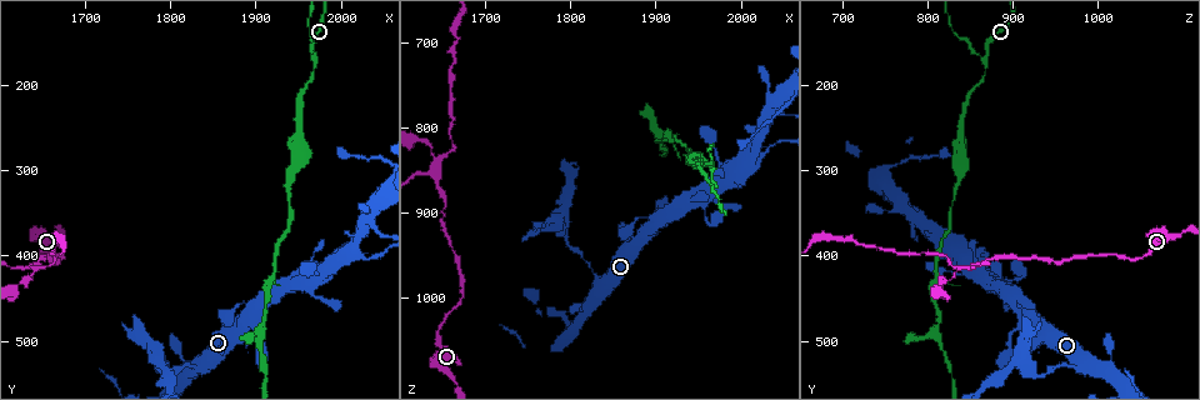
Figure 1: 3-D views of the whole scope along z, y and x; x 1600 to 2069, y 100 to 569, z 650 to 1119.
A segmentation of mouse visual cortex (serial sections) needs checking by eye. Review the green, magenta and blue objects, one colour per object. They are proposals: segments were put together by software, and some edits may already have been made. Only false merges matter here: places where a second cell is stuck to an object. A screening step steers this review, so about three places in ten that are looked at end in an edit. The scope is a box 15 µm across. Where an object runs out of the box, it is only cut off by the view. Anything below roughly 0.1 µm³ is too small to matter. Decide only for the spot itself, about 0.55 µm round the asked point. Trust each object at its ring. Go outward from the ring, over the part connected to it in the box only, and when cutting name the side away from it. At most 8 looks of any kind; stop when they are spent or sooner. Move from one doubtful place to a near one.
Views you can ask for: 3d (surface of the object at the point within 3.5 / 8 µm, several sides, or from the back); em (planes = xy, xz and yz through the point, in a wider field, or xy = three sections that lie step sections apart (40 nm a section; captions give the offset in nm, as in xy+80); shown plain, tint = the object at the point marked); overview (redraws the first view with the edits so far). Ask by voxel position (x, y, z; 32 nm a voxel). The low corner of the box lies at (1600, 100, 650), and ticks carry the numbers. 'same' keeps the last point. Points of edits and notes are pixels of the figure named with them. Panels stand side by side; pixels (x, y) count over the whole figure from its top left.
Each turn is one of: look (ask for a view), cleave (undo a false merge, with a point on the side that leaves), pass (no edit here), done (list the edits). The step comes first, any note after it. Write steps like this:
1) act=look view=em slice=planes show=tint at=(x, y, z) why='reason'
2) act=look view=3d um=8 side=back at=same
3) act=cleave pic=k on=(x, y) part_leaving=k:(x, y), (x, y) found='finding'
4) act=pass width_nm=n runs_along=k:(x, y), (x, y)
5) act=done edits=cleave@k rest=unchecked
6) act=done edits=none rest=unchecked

act=look view=3d um=8 at=(1970, 170, 870) why='arms part here'

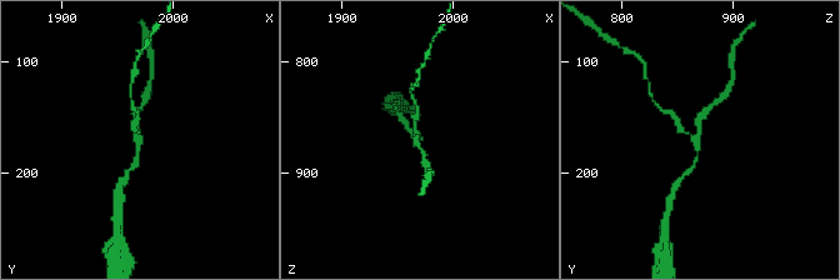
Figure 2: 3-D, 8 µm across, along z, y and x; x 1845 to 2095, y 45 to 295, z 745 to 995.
act=look view=em slice=xy step=1 show=tint at=(1972, 168, 868)

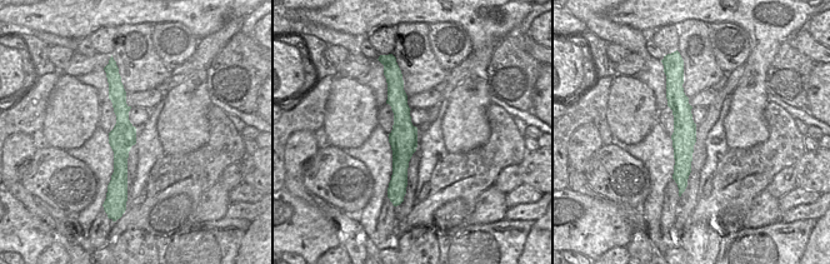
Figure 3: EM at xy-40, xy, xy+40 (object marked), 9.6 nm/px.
act=cleave pic=2 on=(676, 120) part_leaving=2:(690, 136), (654, 100) found='a second cell is stuck on'

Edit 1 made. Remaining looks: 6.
act=look view=overview

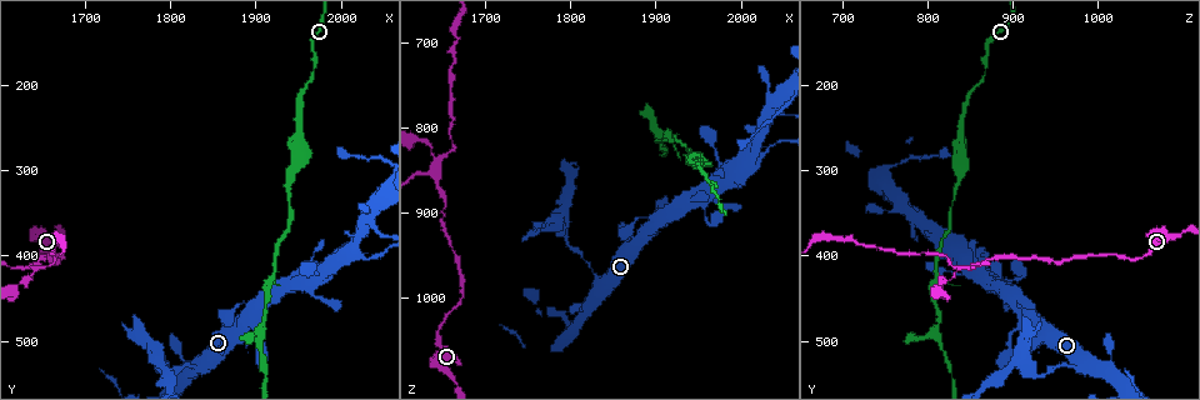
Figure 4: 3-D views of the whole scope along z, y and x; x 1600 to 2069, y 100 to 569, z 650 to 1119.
act=look view=3d um=3.5 at=(1950, 435, 890) why='a narrow waist'

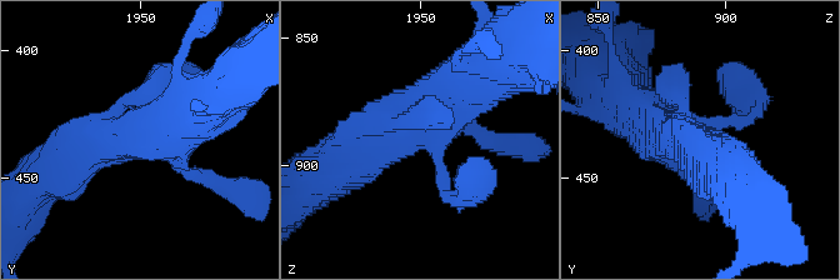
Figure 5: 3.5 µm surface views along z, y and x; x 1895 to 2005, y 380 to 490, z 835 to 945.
act=look view=em slice=xy step=5 show=tint at=(1948, 435, 887)

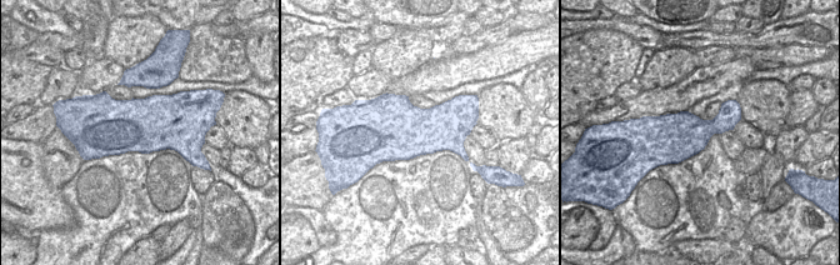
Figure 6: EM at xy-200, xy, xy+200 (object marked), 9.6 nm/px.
act=pass runs_along=5:(335, 164), (409, 109), (466, 80) found='one cell here'

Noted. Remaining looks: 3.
act=look view=3d um=3.5 side=back at=(2025, 400, 830) why='thin arm on a thick one'

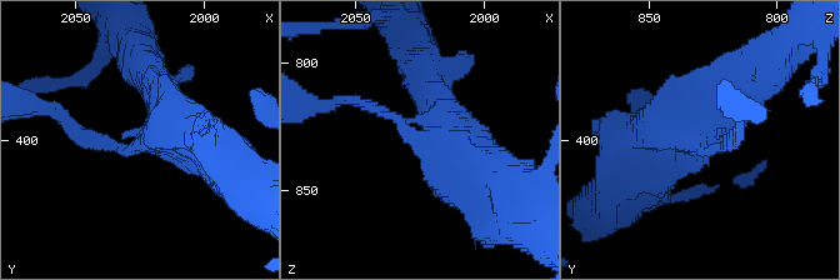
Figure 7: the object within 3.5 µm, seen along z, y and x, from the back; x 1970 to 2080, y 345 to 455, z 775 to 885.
act=look view=em slice=xy step=2 show=plain at=(2021, 400, 833) arms=3 arm_widths_nm=150,400,600 why='now the EM'

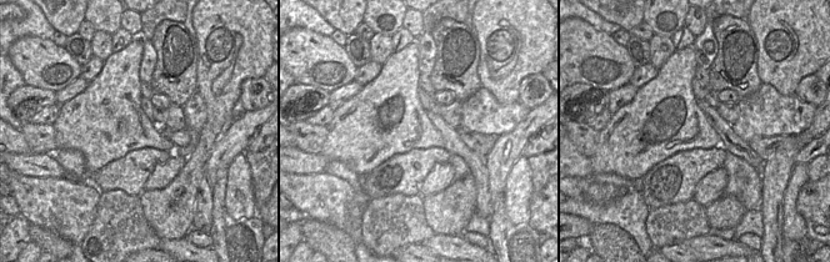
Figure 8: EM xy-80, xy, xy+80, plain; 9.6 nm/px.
act=look view=em slice=xy step=2 show=tint at=same

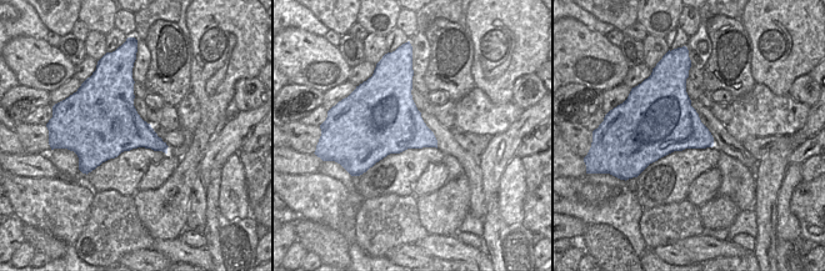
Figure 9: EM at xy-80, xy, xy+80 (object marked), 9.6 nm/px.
act=pass runs_along=7:(646, 169), (753, 76) found='all the same cell'

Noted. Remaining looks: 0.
act=done edits=cleave@2 rest=unchecked

